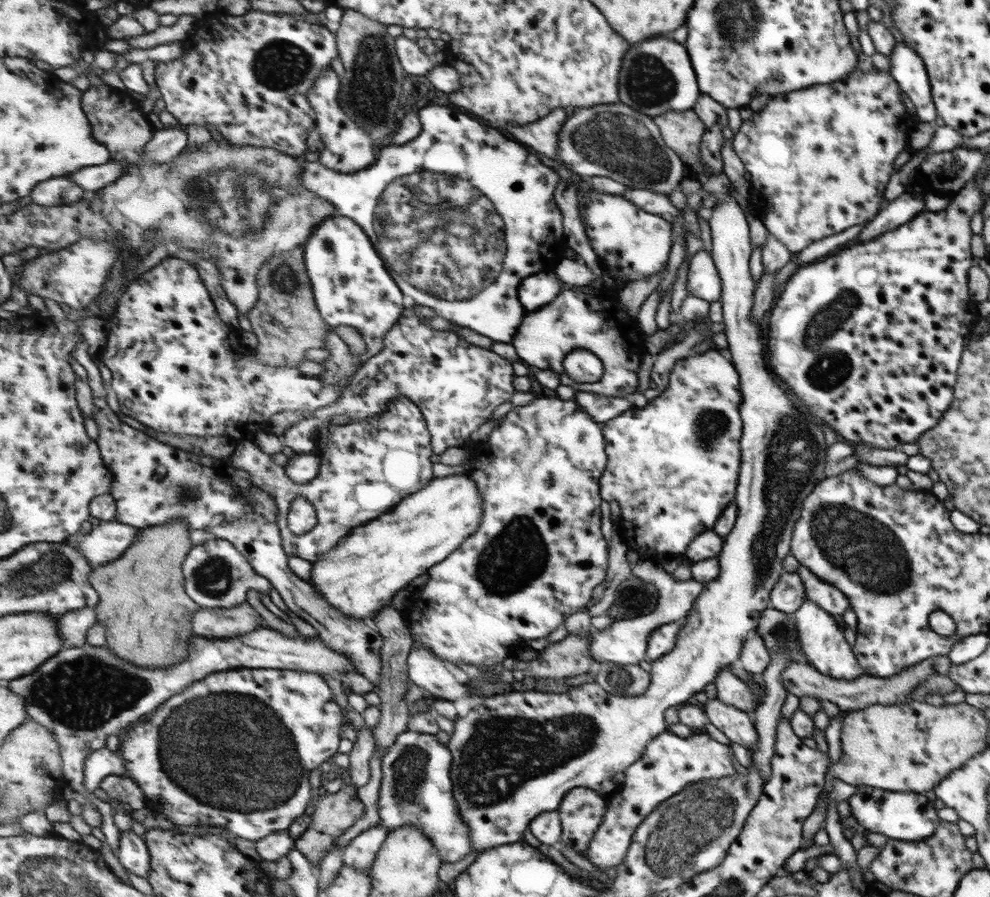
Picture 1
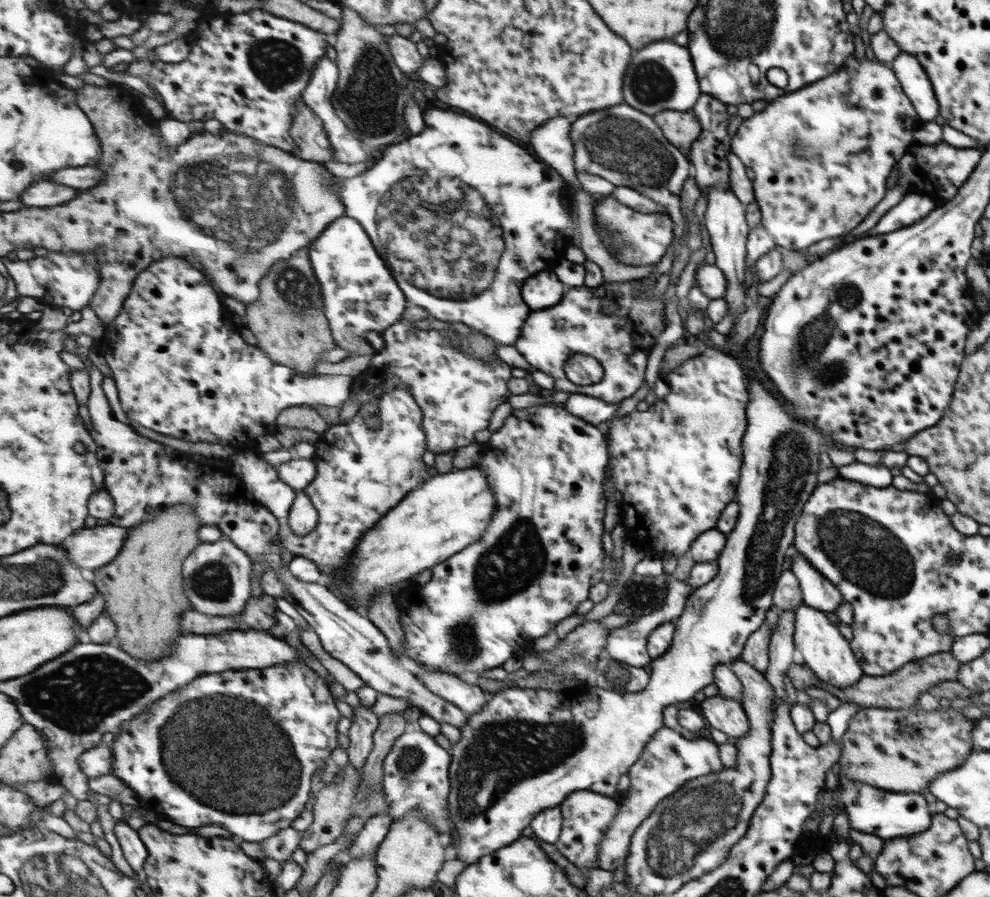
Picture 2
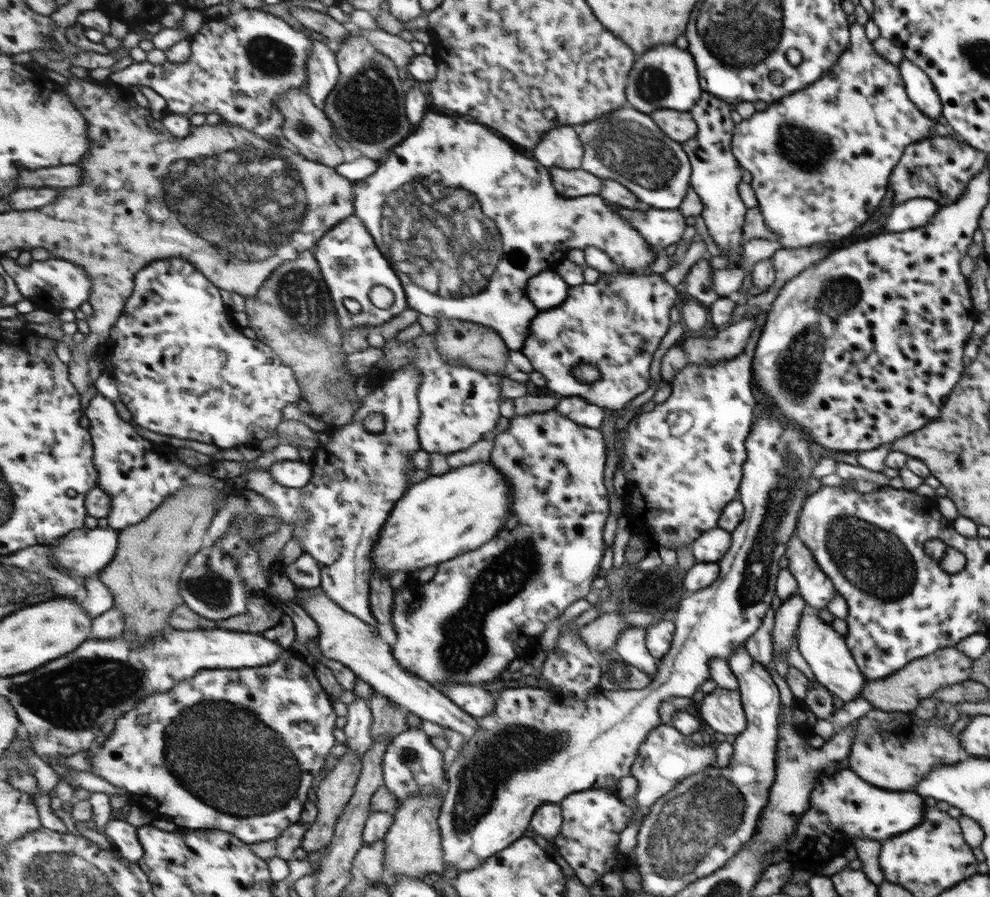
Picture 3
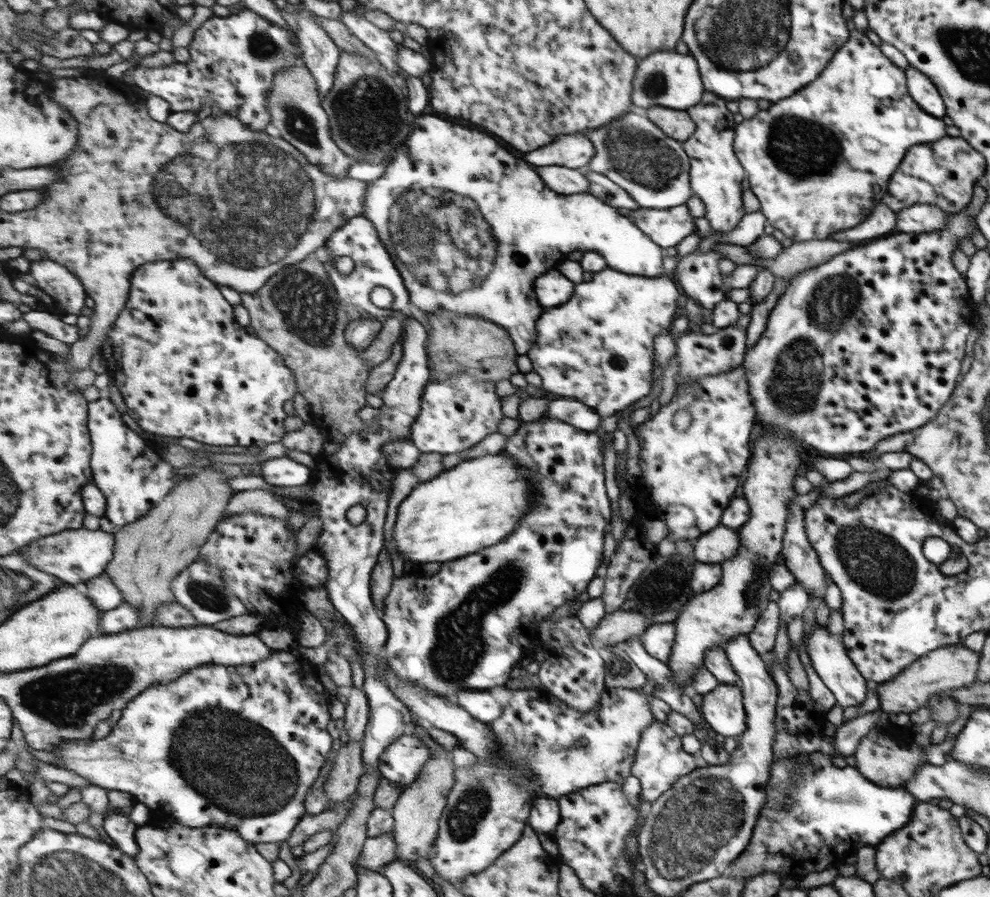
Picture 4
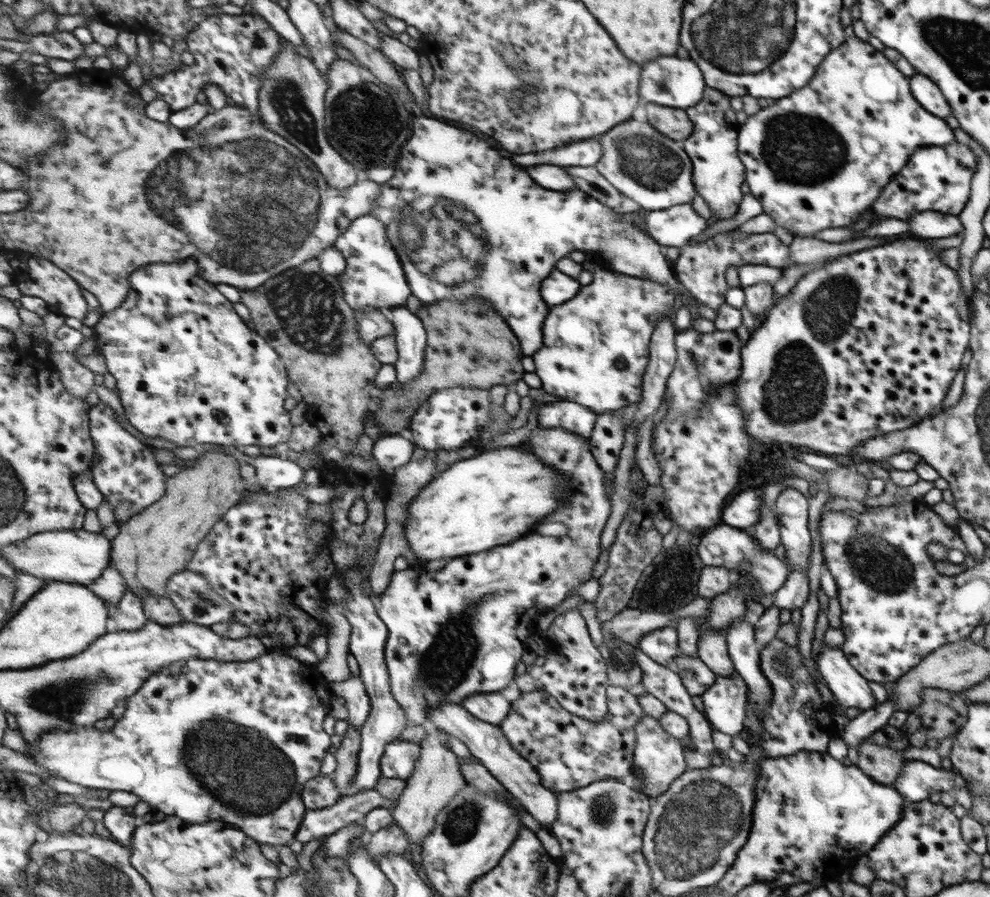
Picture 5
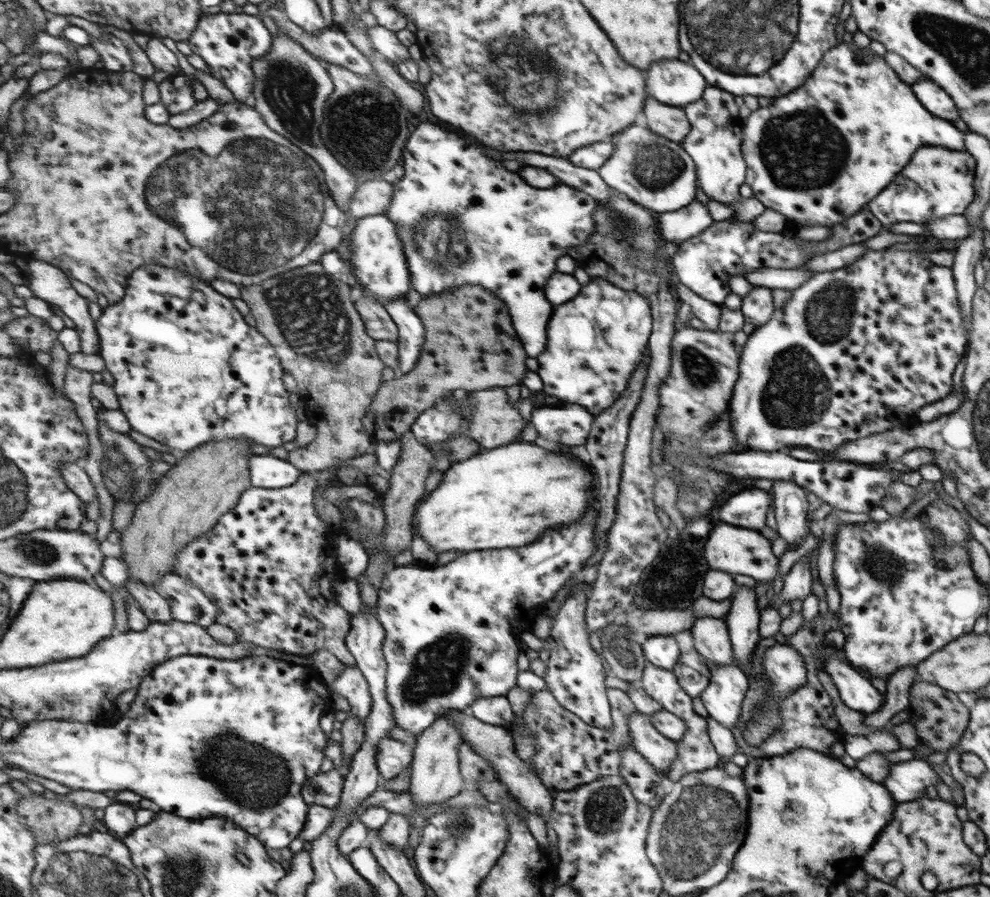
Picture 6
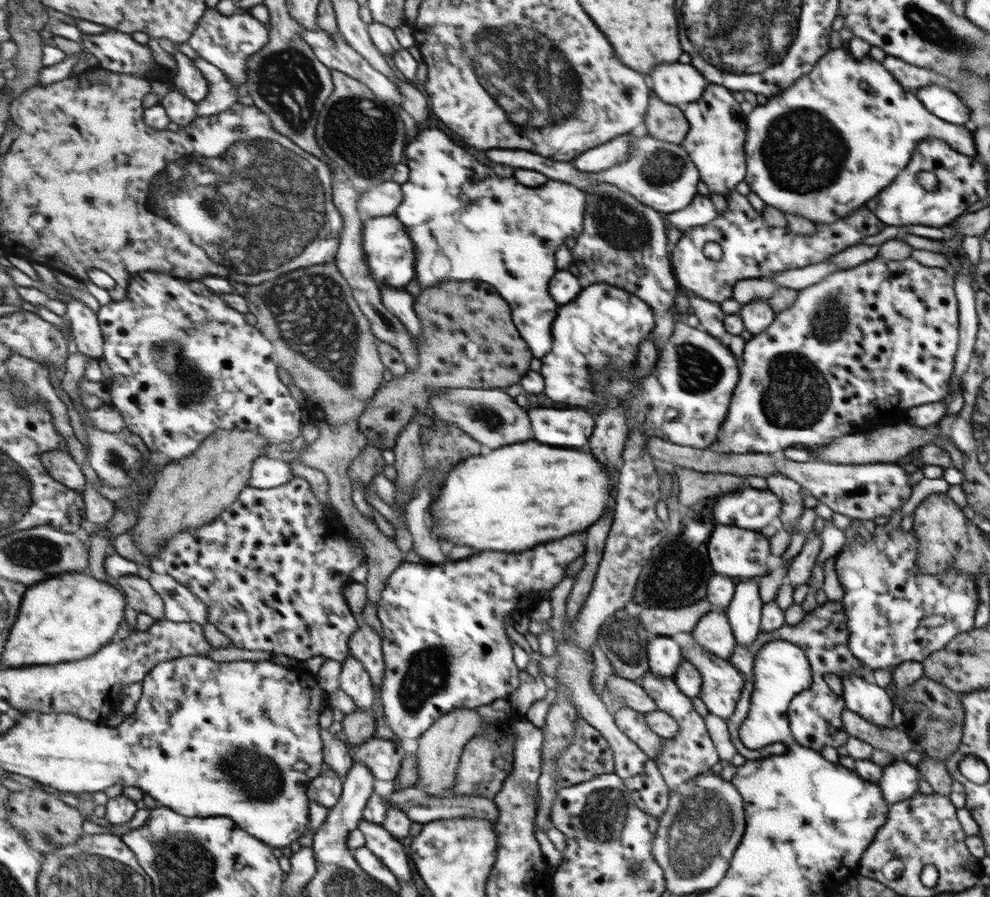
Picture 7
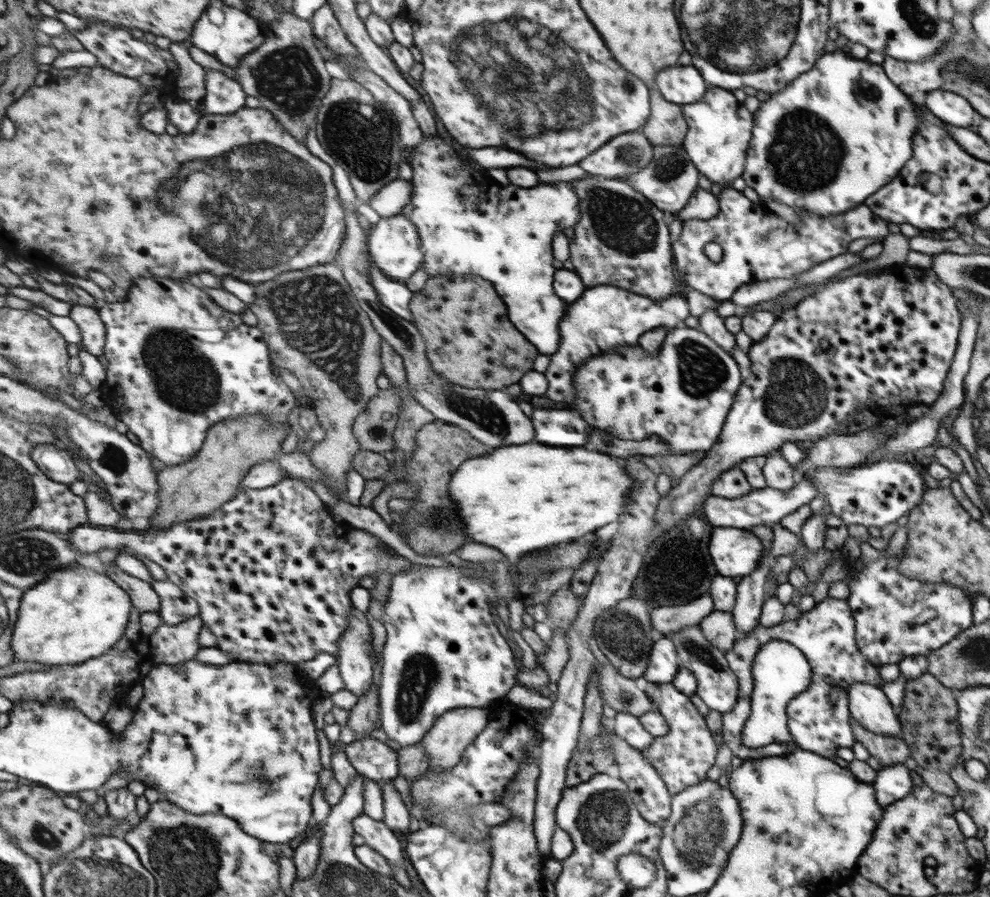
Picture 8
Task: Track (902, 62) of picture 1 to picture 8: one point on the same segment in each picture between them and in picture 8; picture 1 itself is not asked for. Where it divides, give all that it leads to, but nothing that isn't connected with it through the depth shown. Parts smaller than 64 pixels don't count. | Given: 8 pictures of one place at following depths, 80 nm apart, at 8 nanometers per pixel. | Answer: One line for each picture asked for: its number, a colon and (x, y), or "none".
2: (916, 85)
3: (919, 89)
4: (921, 89)
5: (927, 94)
6: (933, 98)
7: (942, 103)
8: (952, 109)

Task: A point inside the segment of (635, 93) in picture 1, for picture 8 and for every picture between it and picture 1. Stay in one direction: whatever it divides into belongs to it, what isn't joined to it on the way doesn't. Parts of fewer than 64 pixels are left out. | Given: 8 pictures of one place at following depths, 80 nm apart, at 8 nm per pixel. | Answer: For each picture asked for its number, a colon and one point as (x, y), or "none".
2: (661, 77)
3: (666, 78)
4: (666, 79)
5: (673, 83)
6: (671, 82)
7: (678, 83)
8: (683, 85)

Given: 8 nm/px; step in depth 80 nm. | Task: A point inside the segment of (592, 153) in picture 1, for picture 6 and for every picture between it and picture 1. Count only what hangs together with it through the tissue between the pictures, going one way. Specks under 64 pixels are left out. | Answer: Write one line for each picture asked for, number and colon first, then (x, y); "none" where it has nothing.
2: (623, 145)
3: (625, 145)
4: (633, 152)
5: (643, 165)
6: (657, 173)

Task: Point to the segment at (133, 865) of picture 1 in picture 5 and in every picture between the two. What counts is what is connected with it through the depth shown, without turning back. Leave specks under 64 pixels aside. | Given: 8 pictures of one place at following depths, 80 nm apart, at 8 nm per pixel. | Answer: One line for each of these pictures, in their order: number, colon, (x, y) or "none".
2: (136, 853)
3: (125, 836)
4: (122, 830)
5: (121, 825)

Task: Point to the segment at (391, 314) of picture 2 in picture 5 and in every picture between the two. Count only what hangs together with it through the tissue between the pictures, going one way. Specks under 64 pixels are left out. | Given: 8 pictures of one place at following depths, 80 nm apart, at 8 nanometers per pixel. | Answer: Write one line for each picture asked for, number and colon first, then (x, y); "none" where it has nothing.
3: (350, 243)
4: (375, 265)
5: (375, 277)

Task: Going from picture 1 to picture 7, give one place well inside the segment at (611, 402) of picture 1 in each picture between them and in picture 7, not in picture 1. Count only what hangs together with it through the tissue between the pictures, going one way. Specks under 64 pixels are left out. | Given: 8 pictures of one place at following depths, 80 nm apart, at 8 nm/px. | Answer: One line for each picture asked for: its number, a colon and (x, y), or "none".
2: (593, 410)
3: (577, 409)
4: (575, 413)
5: (573, 417)
6: (570, 425)
7: (573, 426)

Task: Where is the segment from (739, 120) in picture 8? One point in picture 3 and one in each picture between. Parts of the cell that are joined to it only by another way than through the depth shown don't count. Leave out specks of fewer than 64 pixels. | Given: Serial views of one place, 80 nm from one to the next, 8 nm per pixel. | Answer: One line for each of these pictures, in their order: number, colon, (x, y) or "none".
3: (716, 173)
4: (715, 175)
5: (717, 173)
6: (714, 140)
7: (715, 141)

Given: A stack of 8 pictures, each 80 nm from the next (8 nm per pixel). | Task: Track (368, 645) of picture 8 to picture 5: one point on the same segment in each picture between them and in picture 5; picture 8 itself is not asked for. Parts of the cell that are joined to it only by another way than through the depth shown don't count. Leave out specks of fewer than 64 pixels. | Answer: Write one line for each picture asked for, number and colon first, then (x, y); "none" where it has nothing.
5: (353, 690)
6: (352, 684)
7: (356, 681)

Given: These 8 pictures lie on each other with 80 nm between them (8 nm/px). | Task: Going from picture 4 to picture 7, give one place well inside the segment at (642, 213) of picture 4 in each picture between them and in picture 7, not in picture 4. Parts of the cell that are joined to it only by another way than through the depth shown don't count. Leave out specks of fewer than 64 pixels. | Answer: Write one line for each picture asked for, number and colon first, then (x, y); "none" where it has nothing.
5: (673, 226)
6: (676, 226)
7: (700, 211)

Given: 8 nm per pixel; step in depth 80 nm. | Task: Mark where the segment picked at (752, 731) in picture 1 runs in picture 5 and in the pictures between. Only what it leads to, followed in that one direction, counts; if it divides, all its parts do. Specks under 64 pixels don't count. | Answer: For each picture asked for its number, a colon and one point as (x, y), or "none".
2: (724, 714)
3: (721, 710)
4: (723, 707)
5: (724, 702)

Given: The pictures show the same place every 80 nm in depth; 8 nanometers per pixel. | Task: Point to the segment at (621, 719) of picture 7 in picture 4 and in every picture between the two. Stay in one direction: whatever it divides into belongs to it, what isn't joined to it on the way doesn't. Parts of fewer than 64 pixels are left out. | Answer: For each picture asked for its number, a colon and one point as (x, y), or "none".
4: (659, 762)
5: (658, 759)
6: (654, 747)

